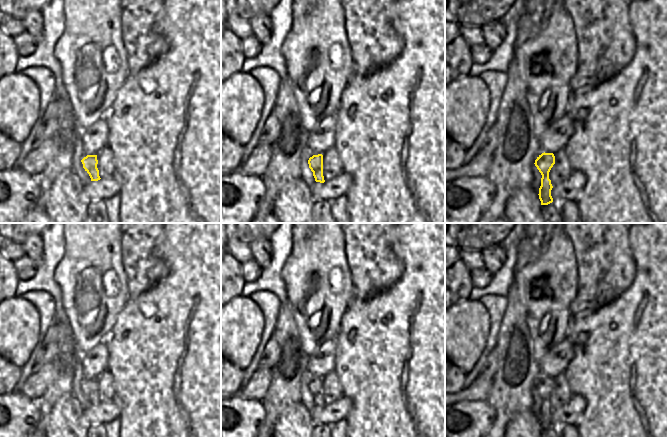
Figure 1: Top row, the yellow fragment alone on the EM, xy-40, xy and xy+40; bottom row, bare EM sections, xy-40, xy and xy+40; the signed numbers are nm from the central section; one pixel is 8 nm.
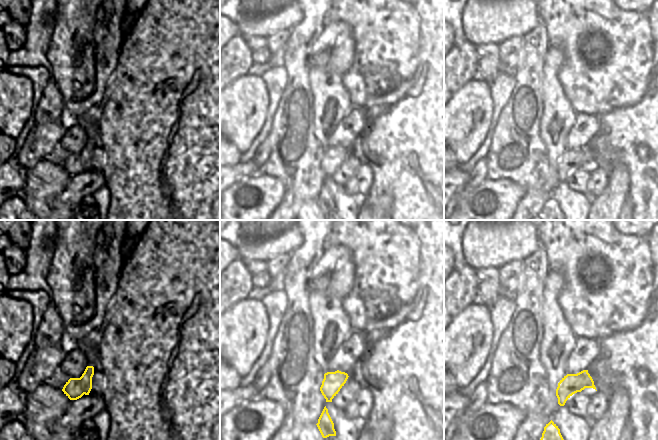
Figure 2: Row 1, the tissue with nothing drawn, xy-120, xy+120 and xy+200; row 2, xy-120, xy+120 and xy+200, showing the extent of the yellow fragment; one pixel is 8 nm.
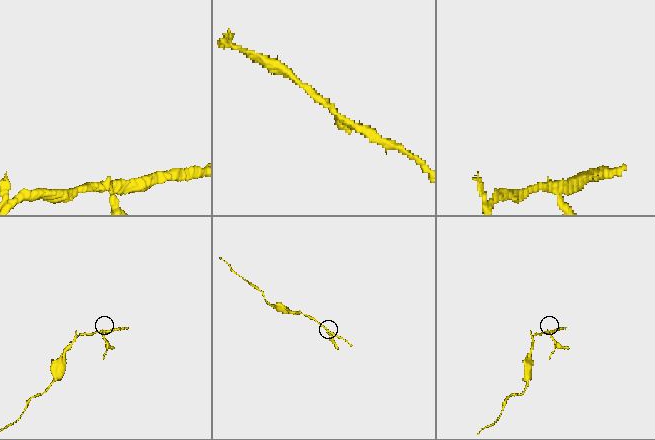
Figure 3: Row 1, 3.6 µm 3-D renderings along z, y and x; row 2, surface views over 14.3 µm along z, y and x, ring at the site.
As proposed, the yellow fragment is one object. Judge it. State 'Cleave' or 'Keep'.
Cleave.

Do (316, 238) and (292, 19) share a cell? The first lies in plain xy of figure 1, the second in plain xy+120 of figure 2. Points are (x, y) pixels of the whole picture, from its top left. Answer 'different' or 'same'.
different

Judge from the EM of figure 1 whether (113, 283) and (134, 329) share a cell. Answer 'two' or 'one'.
two

